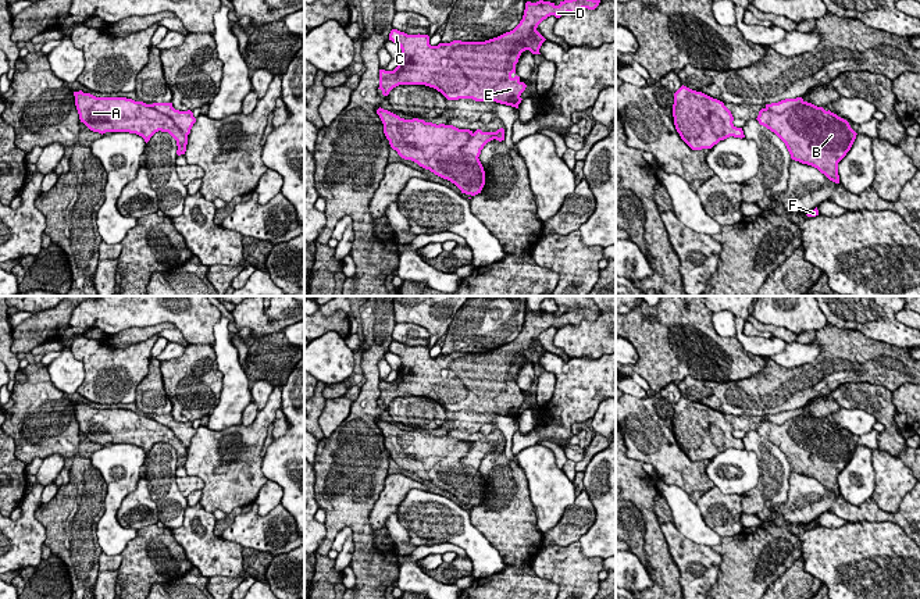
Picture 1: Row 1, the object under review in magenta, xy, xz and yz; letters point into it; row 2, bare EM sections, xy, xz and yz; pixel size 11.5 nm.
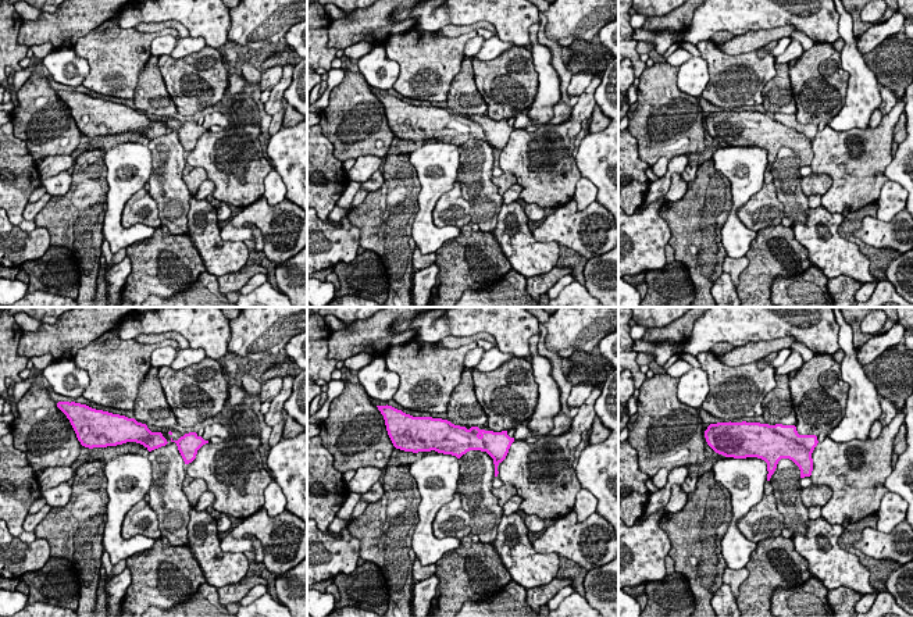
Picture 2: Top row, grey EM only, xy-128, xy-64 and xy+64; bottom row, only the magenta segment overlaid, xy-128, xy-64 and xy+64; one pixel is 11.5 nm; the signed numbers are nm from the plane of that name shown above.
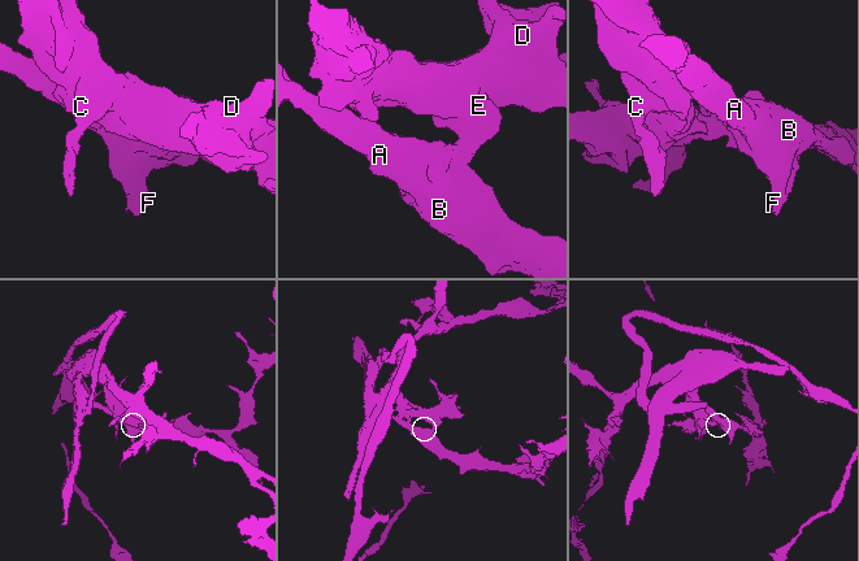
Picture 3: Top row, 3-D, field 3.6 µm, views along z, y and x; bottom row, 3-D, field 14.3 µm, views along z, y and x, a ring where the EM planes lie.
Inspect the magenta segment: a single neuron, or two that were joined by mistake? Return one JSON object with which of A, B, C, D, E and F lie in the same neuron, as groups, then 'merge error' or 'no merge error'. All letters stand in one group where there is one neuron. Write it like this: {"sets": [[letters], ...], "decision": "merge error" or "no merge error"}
{"sets": [["A", "B", "F"], ["C", "D", "E"]], "decision": "merge error"}

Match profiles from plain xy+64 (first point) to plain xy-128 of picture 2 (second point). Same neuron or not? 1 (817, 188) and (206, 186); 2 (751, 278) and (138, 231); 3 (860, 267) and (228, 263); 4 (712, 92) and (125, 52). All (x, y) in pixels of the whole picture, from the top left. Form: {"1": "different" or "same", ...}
{"1": "different", "2": "different", "3": "same", "4": "same"}

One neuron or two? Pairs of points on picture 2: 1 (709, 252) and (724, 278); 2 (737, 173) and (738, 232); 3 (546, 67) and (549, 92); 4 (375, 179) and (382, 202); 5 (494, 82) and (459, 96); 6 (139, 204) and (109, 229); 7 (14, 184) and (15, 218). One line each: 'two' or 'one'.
1: two
2: one
3: one
4: two
5: two
6: two
7: one

